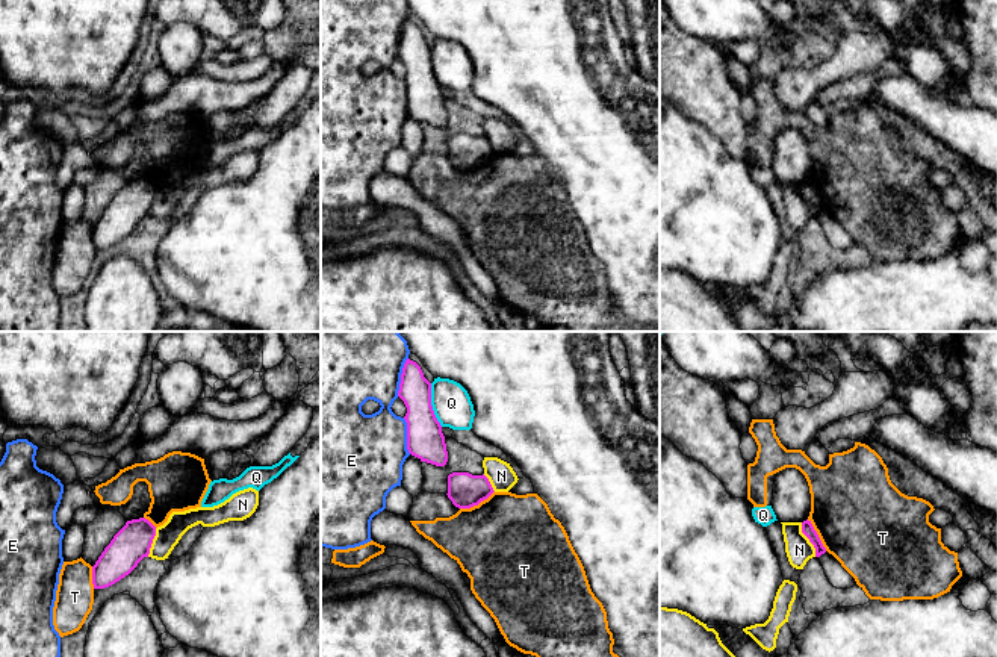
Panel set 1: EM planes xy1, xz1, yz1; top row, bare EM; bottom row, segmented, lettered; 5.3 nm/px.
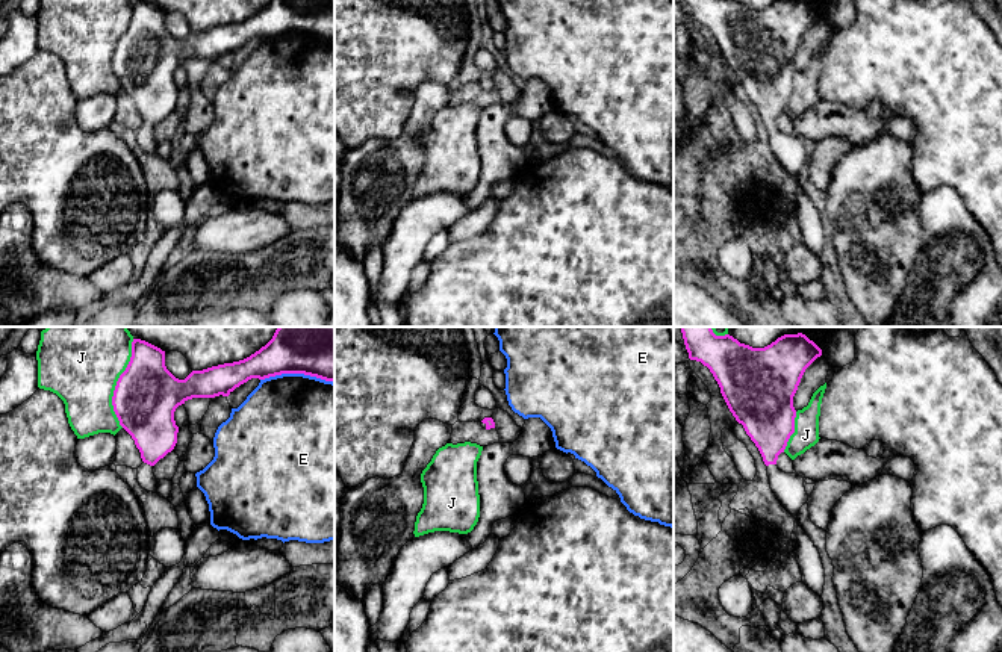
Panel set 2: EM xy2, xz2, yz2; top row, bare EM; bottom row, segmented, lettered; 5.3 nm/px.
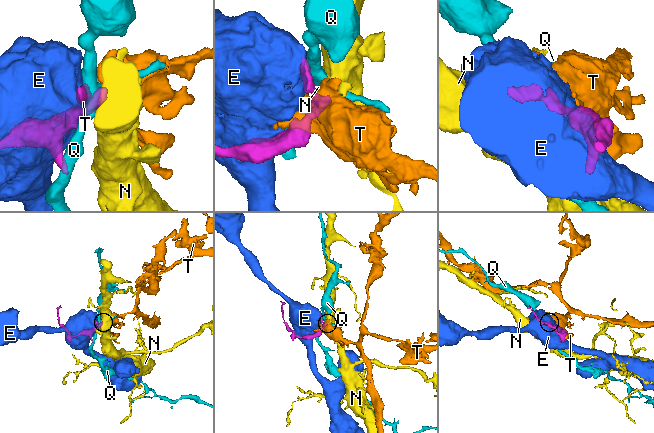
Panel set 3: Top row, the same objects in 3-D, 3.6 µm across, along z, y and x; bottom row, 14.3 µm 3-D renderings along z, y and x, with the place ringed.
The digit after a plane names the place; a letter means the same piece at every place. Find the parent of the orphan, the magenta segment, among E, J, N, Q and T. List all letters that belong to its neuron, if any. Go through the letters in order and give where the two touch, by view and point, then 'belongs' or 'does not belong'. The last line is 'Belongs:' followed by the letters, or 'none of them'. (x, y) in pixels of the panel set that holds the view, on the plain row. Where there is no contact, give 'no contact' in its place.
E: meets magenta in xy2 at (297, 34); does not belong
J: meets magenta in xy2 at (117, 44); does not belong
N: meets magenta in yz1 at (808, 199); does not belong
Q: meets magenta in xz1 at (430, 65); does not belong
T: meets magenta in xz1 at (477, 165); does not belong
Belongs: none of them

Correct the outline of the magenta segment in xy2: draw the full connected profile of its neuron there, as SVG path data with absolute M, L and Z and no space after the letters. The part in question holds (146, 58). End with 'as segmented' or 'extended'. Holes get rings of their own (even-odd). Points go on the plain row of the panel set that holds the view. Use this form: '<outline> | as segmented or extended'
M133 0L132 18L117 42L112 67L120 86L132 97L141 113L144 124L138 129L139 147L147 153L157 154L153 127L177 104L179 88L174 73L179 67L192 59L229 57L251 39L265 41L282 35L304 35L335 44L335 0L271 0L244 21L192 32L185 41L176 39L166 30L165 12L145 2Z | extended

